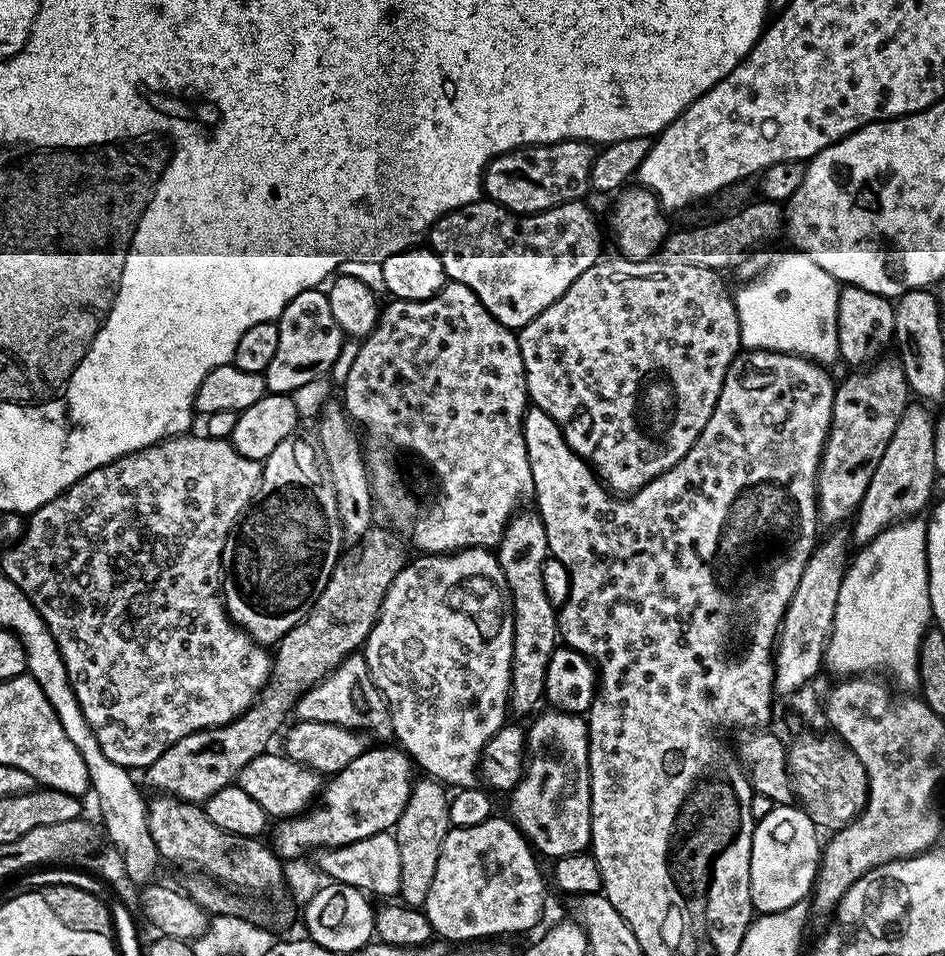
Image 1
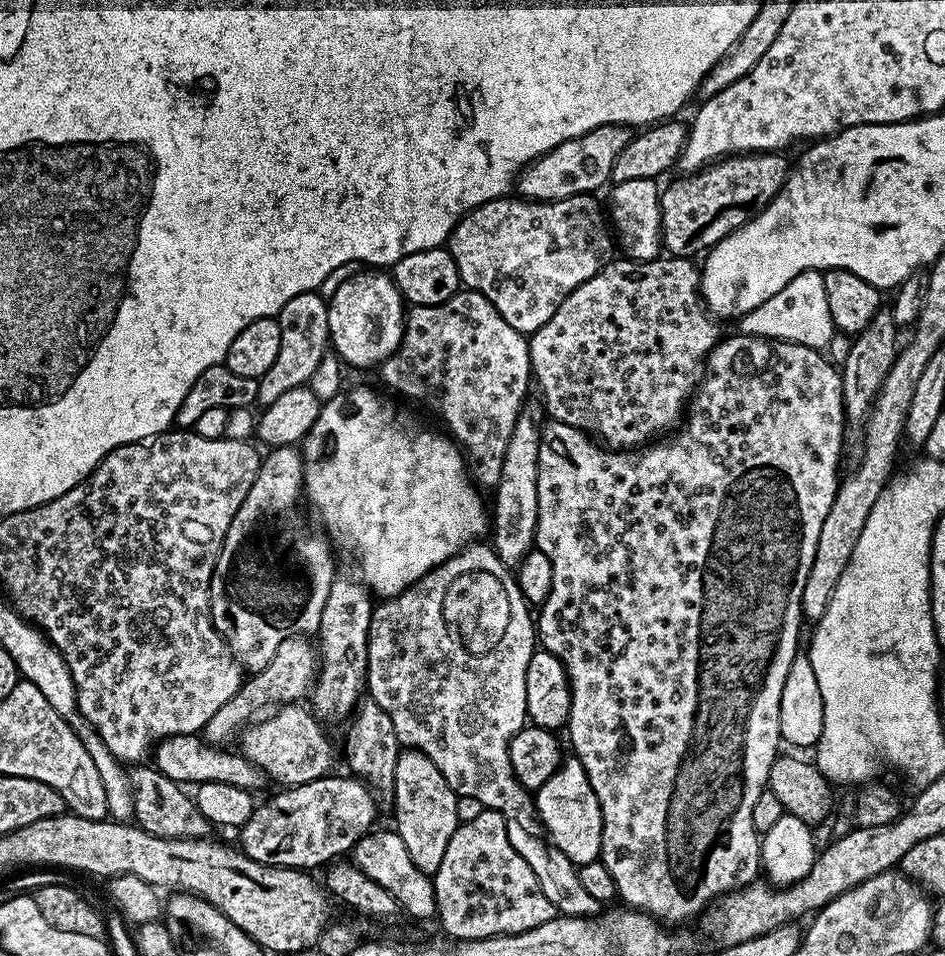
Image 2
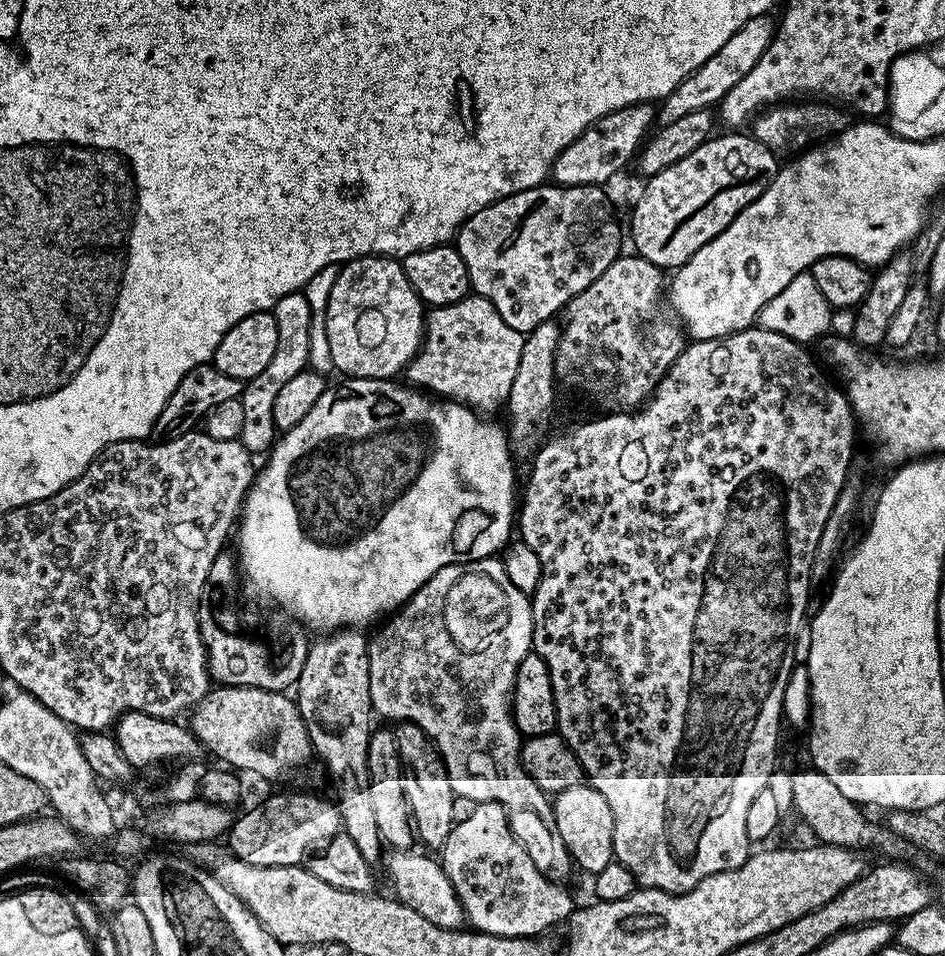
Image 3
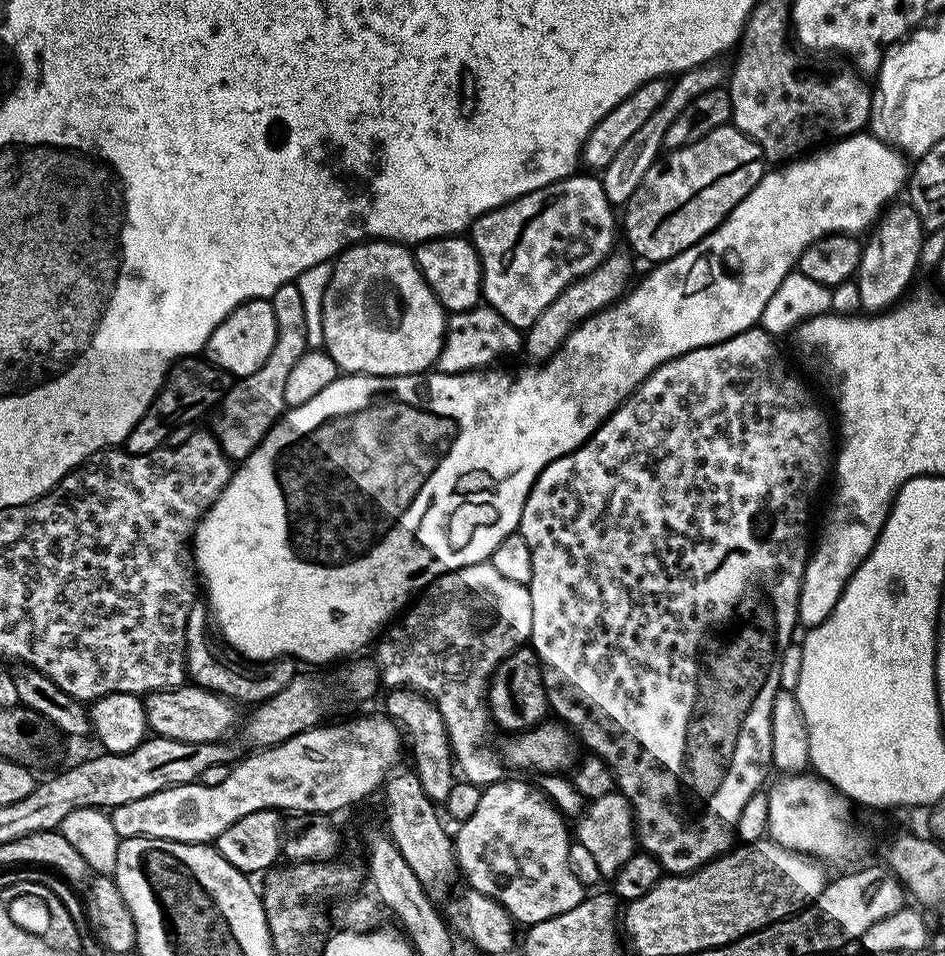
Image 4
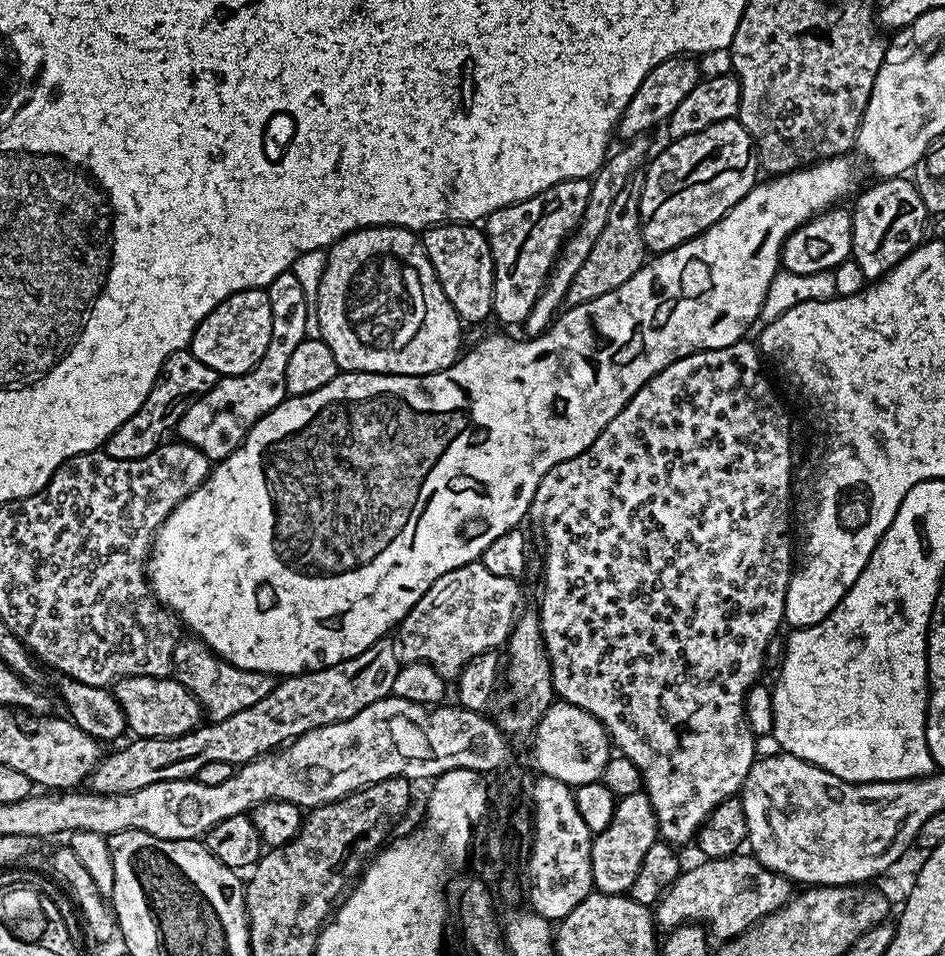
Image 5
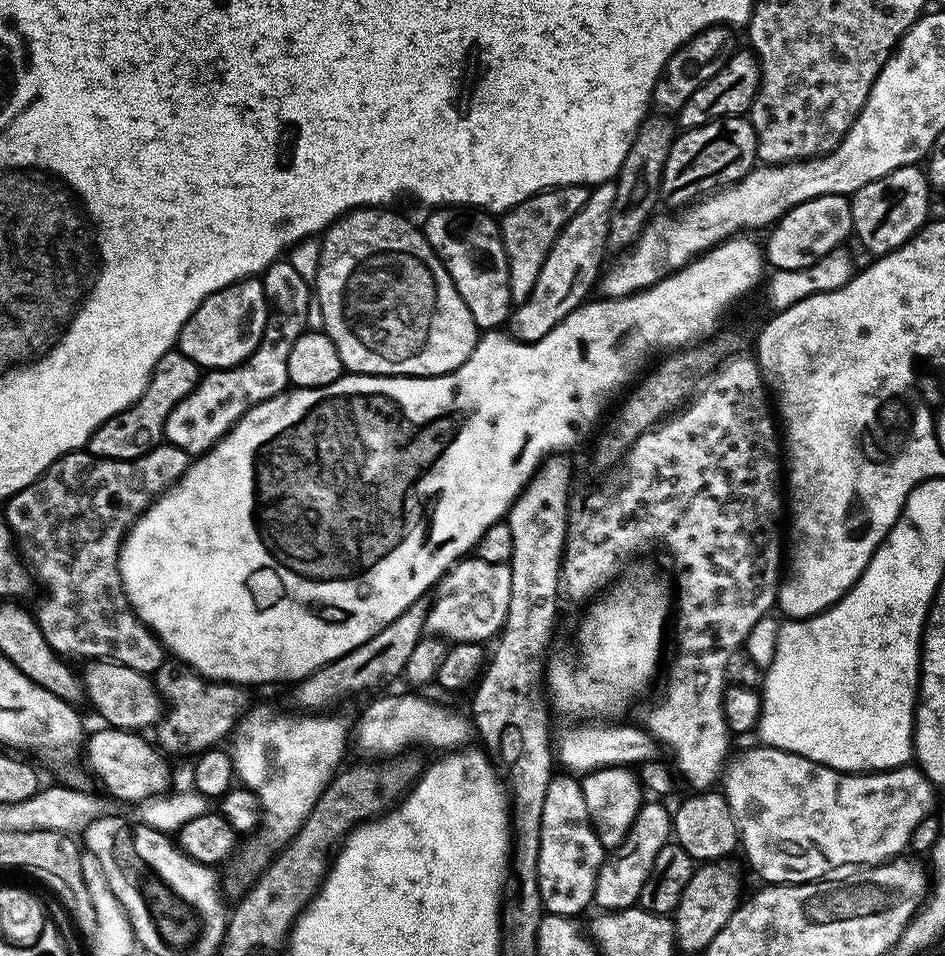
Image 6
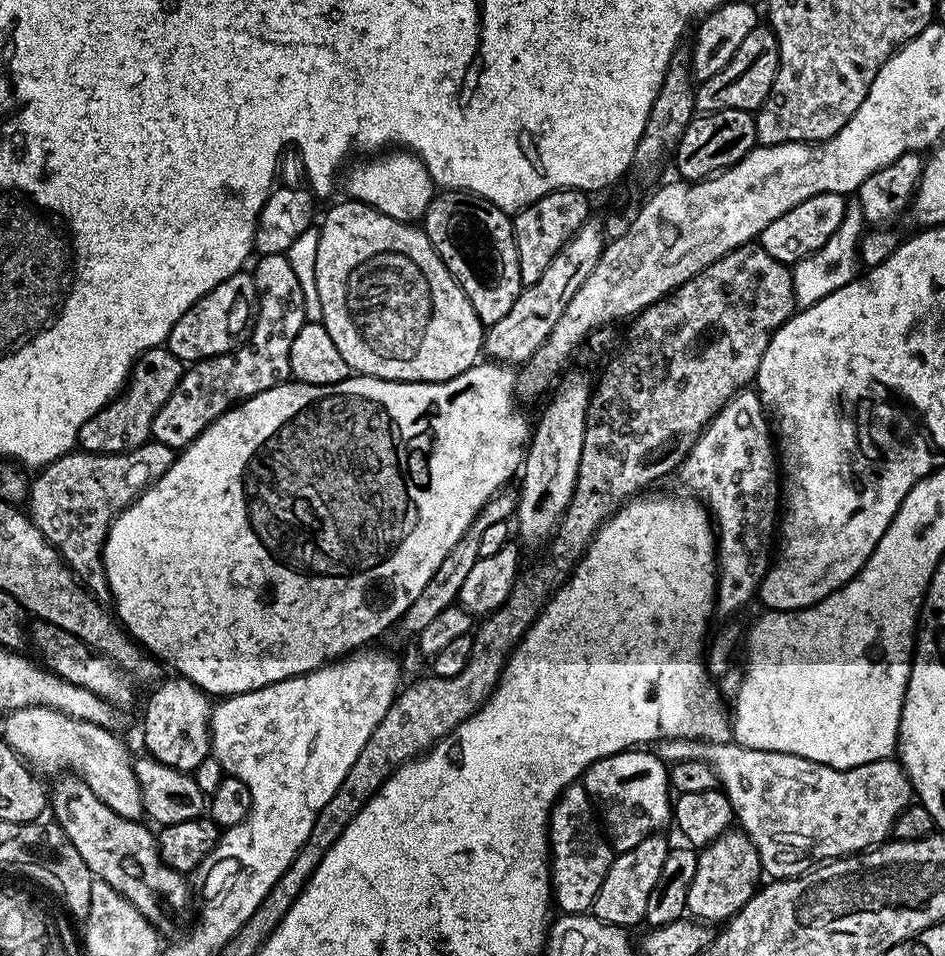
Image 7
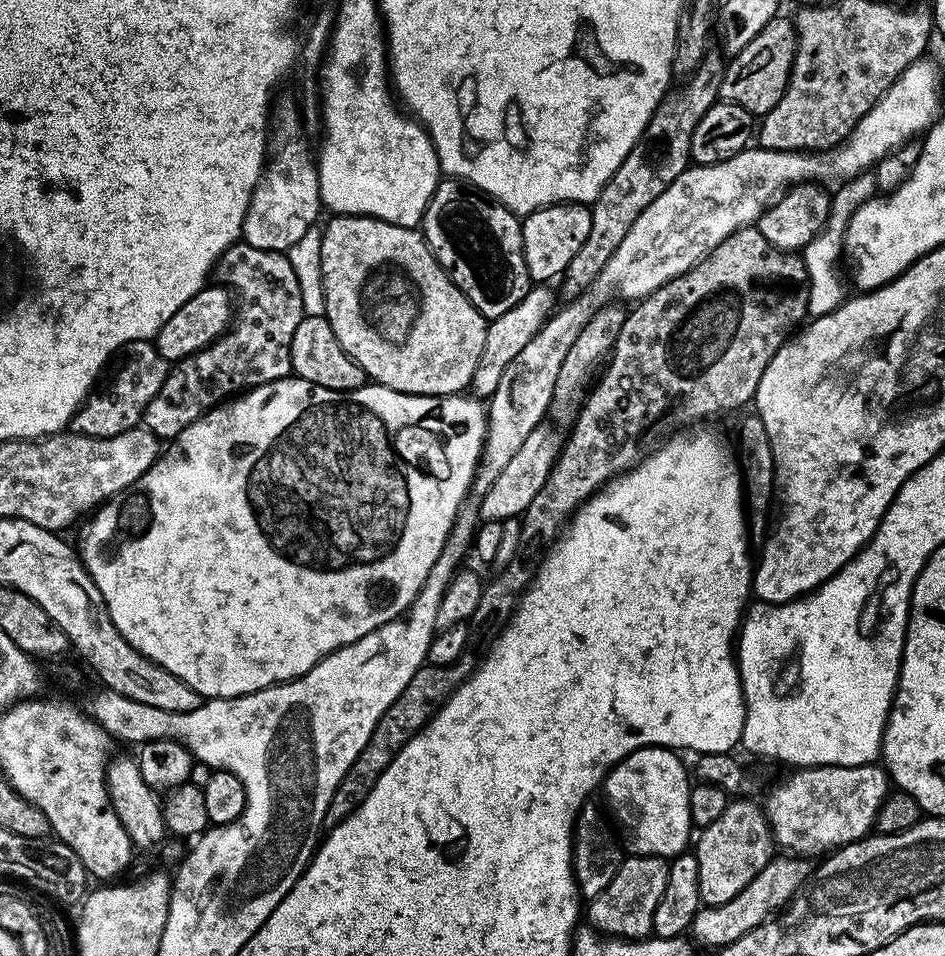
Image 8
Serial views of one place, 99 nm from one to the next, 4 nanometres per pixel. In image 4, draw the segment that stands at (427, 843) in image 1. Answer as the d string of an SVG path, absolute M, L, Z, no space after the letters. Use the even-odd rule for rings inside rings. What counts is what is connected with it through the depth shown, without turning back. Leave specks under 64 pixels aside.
M394 688L387 693L383 711L396 721L397 725L408 735L408 744L412 747L414 771L422 782L422 790L426 790L433 802L447 801L454 783L454 757L452 745L448 743L448 731L442 722L442 714L438 706L428 697L412 688Z

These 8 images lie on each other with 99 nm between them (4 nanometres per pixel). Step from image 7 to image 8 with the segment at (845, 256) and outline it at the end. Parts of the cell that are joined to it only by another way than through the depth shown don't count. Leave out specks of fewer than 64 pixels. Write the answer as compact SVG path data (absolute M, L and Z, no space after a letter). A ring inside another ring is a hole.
M871 171L861 172L859 176L852 176L839 185L837 192L831 193L830 214L824 228L802 249L806 274L808 275L808 316L815 318L825 316L844 303L846 291L846 276L842 271L842 257L844 255L844 231L848 220L854 218L854 210L862 206L867 200L877 195L876 178Z

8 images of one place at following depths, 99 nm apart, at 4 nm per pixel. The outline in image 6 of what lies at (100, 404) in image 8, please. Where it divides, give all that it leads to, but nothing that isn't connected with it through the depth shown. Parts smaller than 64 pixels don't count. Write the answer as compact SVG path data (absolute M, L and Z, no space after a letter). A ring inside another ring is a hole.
M173 350L162 354L158 358L158 366L154 366L152 379L149 380L144 393L136 399L126 410L114 414L89 438L86 451L97 460L137 460L139 456L145 456L151 448L156 448L164 440L164 427L166 418L170 418L170 410L198 386L202 369L186 354Z

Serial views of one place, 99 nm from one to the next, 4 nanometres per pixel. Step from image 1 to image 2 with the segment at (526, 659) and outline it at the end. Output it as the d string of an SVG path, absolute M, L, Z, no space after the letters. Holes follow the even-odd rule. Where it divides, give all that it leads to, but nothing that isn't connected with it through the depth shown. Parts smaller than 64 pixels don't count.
M529 399L518 414L518 422L514 422L514 434L510 434L510 446L506 446L506 458L502 460L502 474L498 478L498 482L494 486L496 492L496 501L490 504L490 544L495 548L498 558L506 565L509 570L515 569L526 558L528 552L533 551L536 542L536 527L538 526L538 450L540 449L540 439L544 433L544 425L546 423L546 413L543 403L539 399Z

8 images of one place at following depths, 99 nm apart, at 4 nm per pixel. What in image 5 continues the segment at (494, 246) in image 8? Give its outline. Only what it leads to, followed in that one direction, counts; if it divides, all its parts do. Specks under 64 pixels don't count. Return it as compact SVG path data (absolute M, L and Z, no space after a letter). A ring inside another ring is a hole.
M449 222L425 228L422 243L438 282L450 298L454 310L465 325L480 324L493 315L494 306L494 258L490 254L490 242L485 229L472 222Z

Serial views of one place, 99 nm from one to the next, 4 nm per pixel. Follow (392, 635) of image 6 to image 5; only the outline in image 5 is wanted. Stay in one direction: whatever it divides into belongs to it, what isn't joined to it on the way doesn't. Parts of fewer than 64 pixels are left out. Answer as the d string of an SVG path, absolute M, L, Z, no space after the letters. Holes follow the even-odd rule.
M385 638L374 642L374 646L362 650L362 654L338 662L329 668L283 677L274 686L274 690L270 690L270 694L262 698L262 702L254 702L254 706L246 710L238 710L238 714L225 720L201 723L185 736L175 736L165 740L129 739L129 744L121 752L112 752L109 756L107 753L97 763L95 770L86 781L87 787L103 796L113 796L123 792L133 792L142 786L150 786L154 782L163 780L190 780L195 778L198 770L202 770L202 766L206 766L206 762L226 762L233 766L249 764L250 761L279 749L285 742L291 742L310 730L354 718L358 710L366 710L366 706L392 695L394 678L398 674L402 661L397 645L393 641L391 644L390 641L391 639Z

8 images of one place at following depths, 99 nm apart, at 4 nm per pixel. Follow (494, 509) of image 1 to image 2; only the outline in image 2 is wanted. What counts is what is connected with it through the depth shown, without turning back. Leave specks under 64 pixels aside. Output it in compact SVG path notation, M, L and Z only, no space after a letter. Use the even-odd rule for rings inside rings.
M461 290L441 304L409 307L402 342L394 354L382 361L378 372L389 393L397 392L392 394L433 408L444 419L447 435L460 445L473 481L480 486L495 486L502 474L502 460L506 458L506 446L510 446L510 434L514 434L514 422L518 422L518 414L530 396L528 384L530 388L533 374L525 333L514 330L485 296Z

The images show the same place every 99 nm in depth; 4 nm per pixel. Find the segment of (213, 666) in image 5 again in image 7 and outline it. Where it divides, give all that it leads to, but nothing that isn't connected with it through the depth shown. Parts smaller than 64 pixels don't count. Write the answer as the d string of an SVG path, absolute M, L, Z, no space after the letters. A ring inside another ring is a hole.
M172 674L169 677L153 687L157 688L144 708L143 751L174 770L191 774L210 755L210 721L214 704L209 693L184 676Z

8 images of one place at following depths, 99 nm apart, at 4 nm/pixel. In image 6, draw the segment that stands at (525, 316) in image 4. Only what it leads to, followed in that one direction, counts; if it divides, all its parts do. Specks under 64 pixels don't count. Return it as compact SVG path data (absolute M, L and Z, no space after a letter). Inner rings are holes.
M562 184L558 188L547 188L544 192L526 198L515 204L499 217L500 233L508 259L510 274L510 294L513 305L523 302L534 290L534 282L538 282L538 270L542 270L542 262L546 262L546 254L550 246L554 246L554 238L560 231L586 206L589 189L583 184Z

